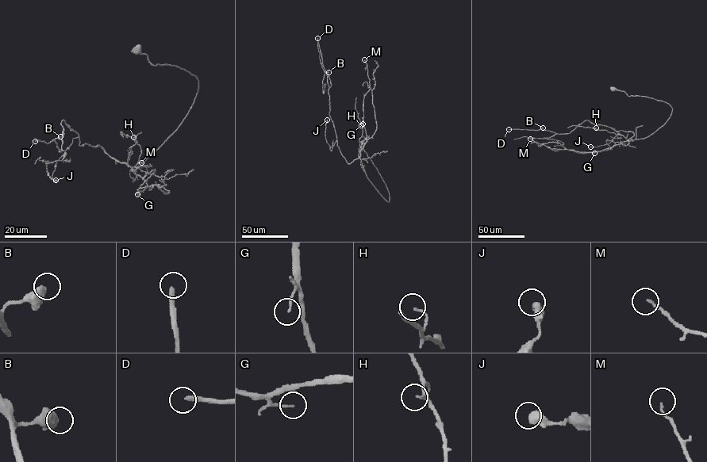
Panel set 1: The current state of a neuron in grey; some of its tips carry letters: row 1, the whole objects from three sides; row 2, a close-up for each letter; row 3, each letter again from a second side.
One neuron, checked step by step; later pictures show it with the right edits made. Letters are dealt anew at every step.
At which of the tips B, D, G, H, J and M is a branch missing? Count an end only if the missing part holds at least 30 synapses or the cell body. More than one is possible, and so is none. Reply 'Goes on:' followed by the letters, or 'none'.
Goes on: D

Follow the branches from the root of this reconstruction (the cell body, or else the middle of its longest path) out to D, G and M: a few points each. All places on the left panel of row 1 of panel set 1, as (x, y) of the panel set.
D: (138, 48), (198, 80), (187, 115), (143, 162), (79, 145), (63, 120), (62, 150), (35, 141)
G: (138, 48), (154, 66), (178, 66), (194, 75), (198, 89), (181, 124), (131, 167), (147, 185), (137, 194)
M: (138, 48), (152, 64), (198, 80), (181, 124), (131, 167), (147, 185), (139, 196), (154, 172), (141, 162)

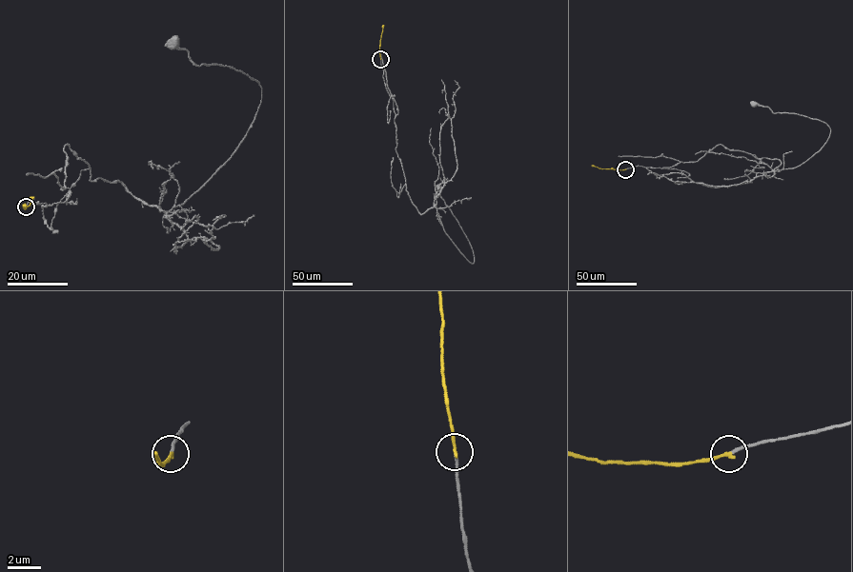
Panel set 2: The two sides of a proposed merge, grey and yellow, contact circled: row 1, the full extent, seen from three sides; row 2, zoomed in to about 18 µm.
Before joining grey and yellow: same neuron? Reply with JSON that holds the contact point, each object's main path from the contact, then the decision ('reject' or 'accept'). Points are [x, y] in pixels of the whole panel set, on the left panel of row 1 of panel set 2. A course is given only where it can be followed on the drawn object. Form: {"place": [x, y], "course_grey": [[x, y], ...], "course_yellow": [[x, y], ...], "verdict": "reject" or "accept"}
{"place": [26, 207], "course_grey": [[26, 207], [68, 198], [66, 145], [91, 181], [167, 211], [232, 156], [261, 87], [174, 41]], "course_yellow": [[26, 207], [23, 208], [34, 196]], "verdict": "accept"}

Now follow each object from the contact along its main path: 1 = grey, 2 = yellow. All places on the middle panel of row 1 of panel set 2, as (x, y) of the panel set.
1: (380, 59), (411, 202), (420, 213), (435, 206), (473, 264), (439, 187)
2: (380, 59), (384, 25)

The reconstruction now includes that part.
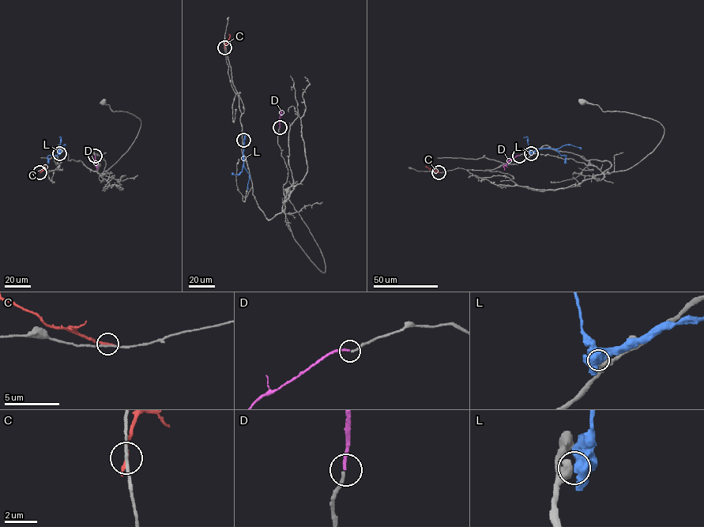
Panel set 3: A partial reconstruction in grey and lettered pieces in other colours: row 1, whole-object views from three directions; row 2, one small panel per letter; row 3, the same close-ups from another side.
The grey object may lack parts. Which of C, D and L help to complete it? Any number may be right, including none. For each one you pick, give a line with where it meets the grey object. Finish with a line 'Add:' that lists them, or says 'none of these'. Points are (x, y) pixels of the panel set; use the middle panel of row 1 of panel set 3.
D: contact (280, 127)
Add: D

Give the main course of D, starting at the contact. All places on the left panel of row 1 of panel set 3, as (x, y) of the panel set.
D: (95, 155), (96, 170)

